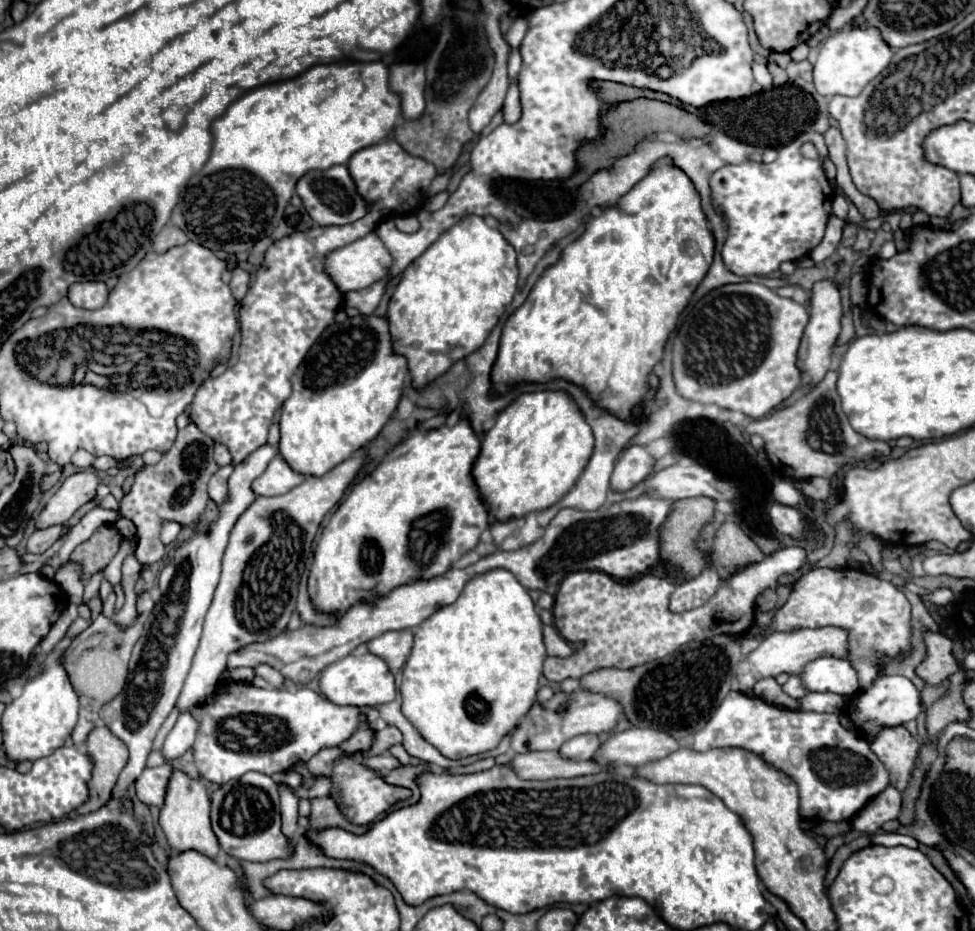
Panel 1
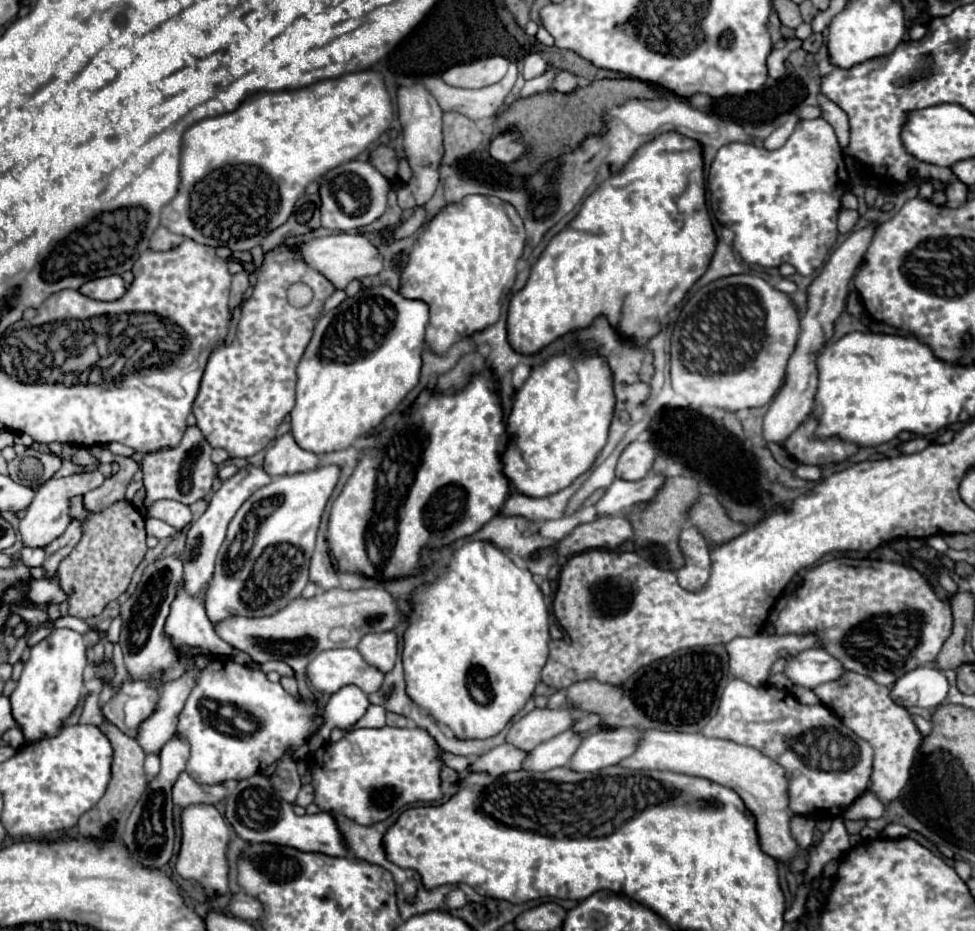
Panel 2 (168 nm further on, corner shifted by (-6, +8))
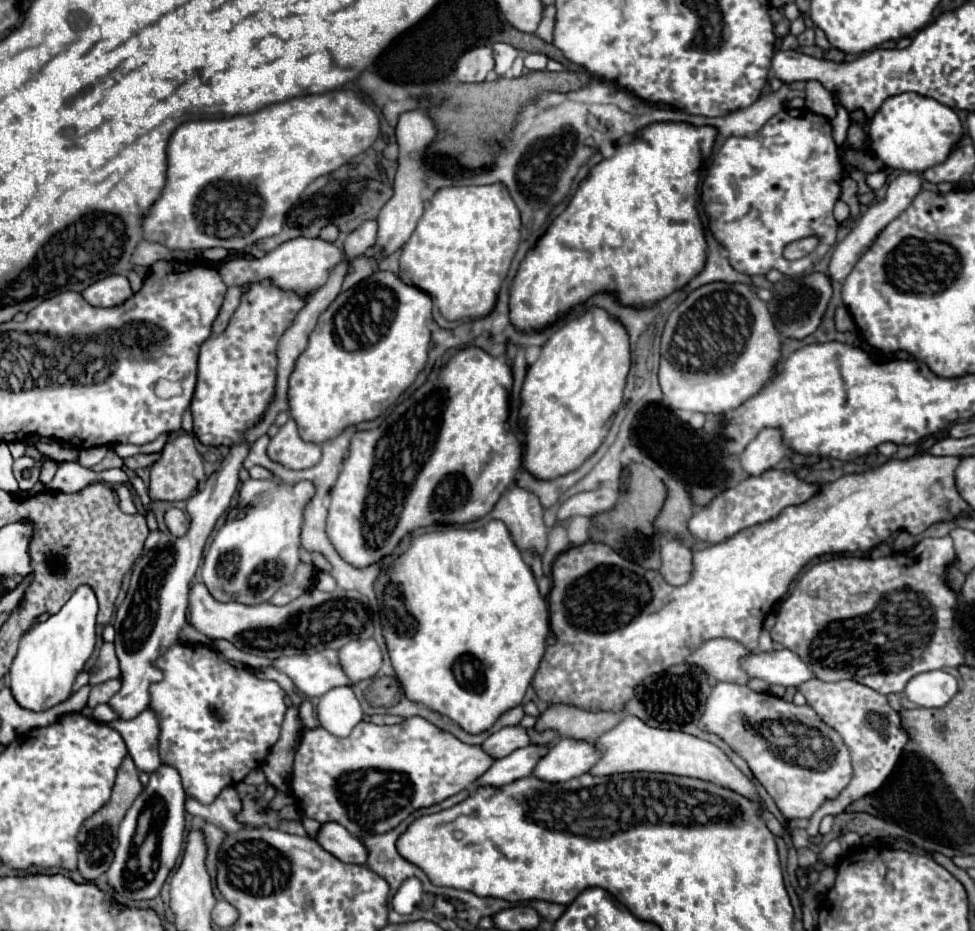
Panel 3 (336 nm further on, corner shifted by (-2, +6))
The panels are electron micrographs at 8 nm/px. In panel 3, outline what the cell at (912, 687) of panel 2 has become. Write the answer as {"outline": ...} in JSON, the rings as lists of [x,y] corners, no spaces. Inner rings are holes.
{"outline":[[[946,671],[914,675],[904,687],[904,695],[920,707],[944,707],[958,691],[958,681]]]}

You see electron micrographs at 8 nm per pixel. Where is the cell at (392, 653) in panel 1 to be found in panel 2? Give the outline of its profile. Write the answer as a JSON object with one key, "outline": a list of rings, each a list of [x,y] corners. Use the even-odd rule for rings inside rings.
{"outline":[[[392,631],[380,635],[370,633],[360,639],[356,649],[366,659],[366,663],[370,663],[370,667],[378,667],[378,671],[388,673],[394,667],[398,655],[398,641]]]}

